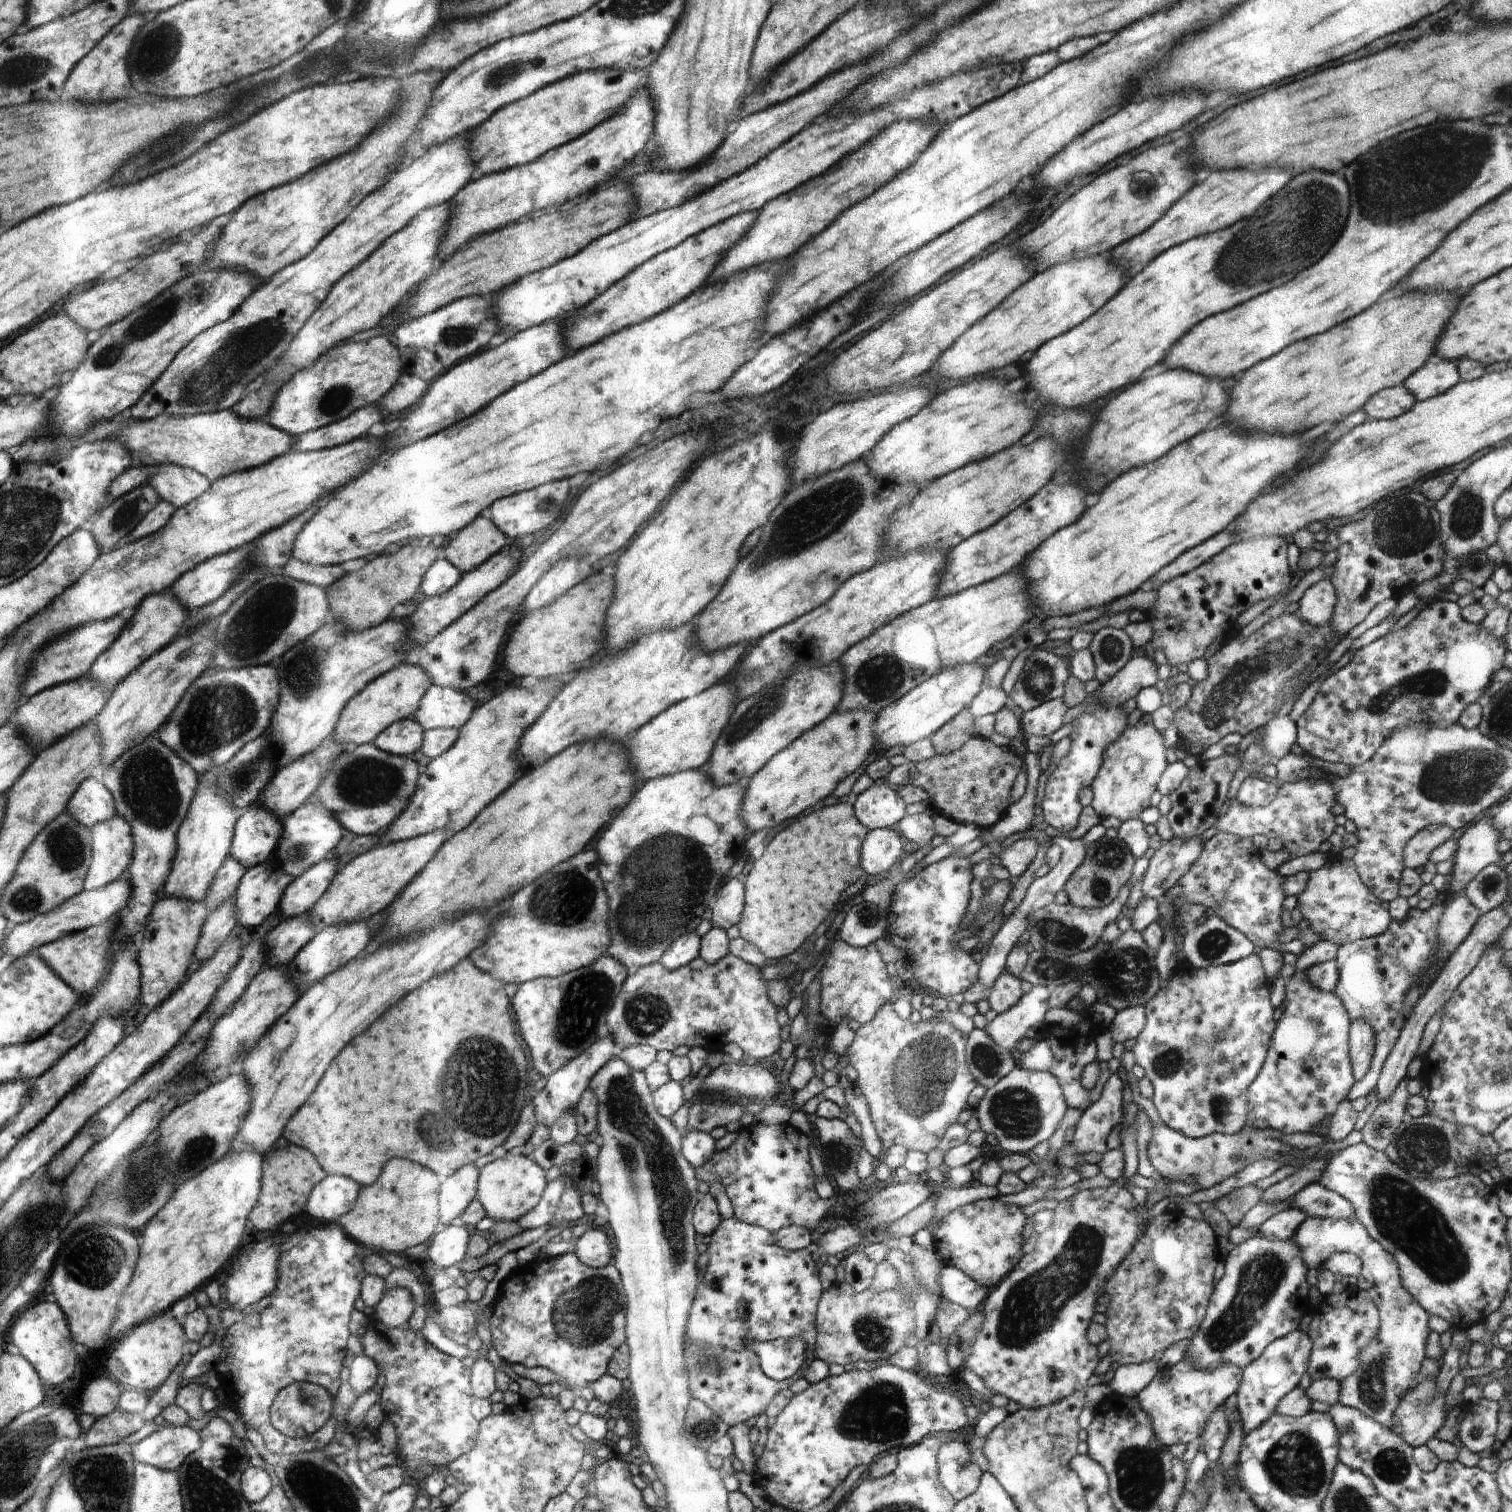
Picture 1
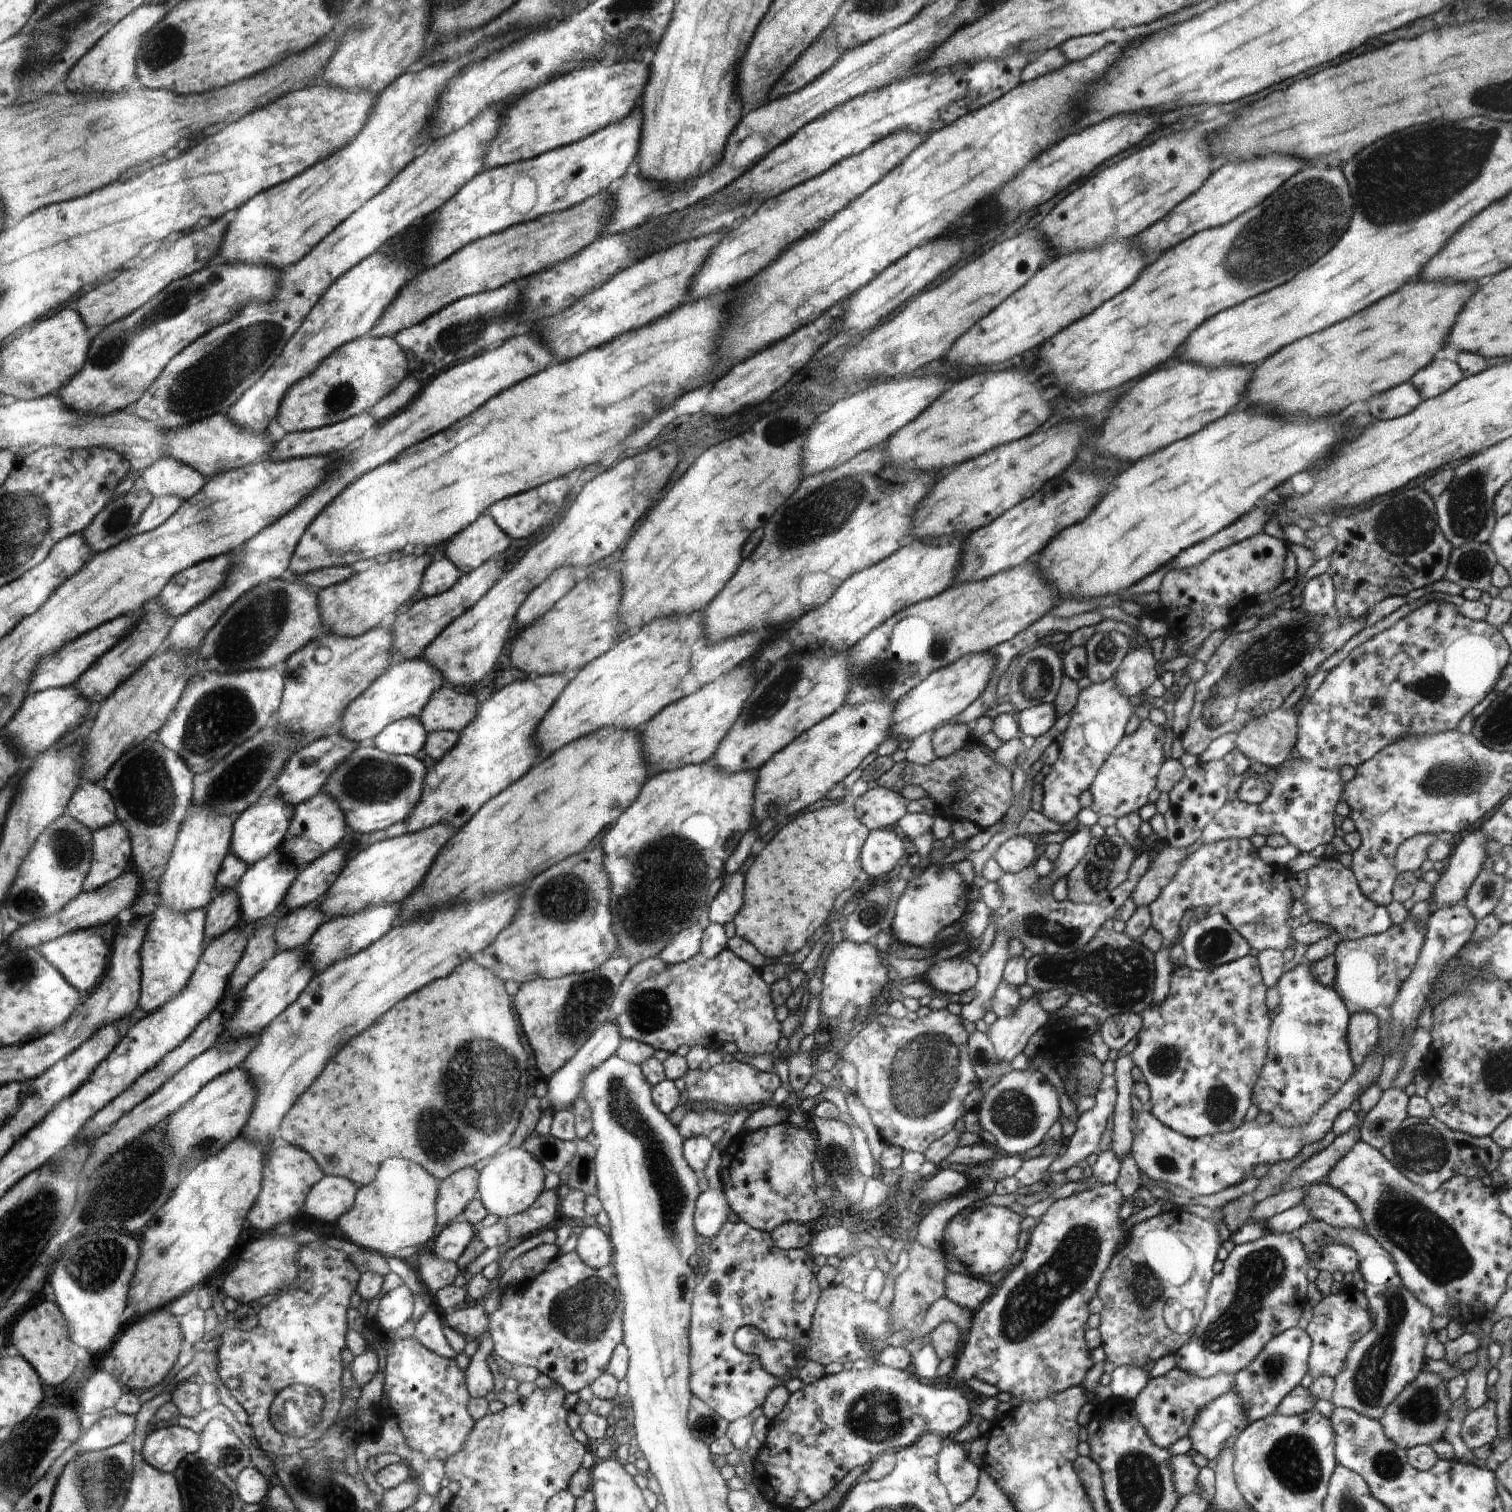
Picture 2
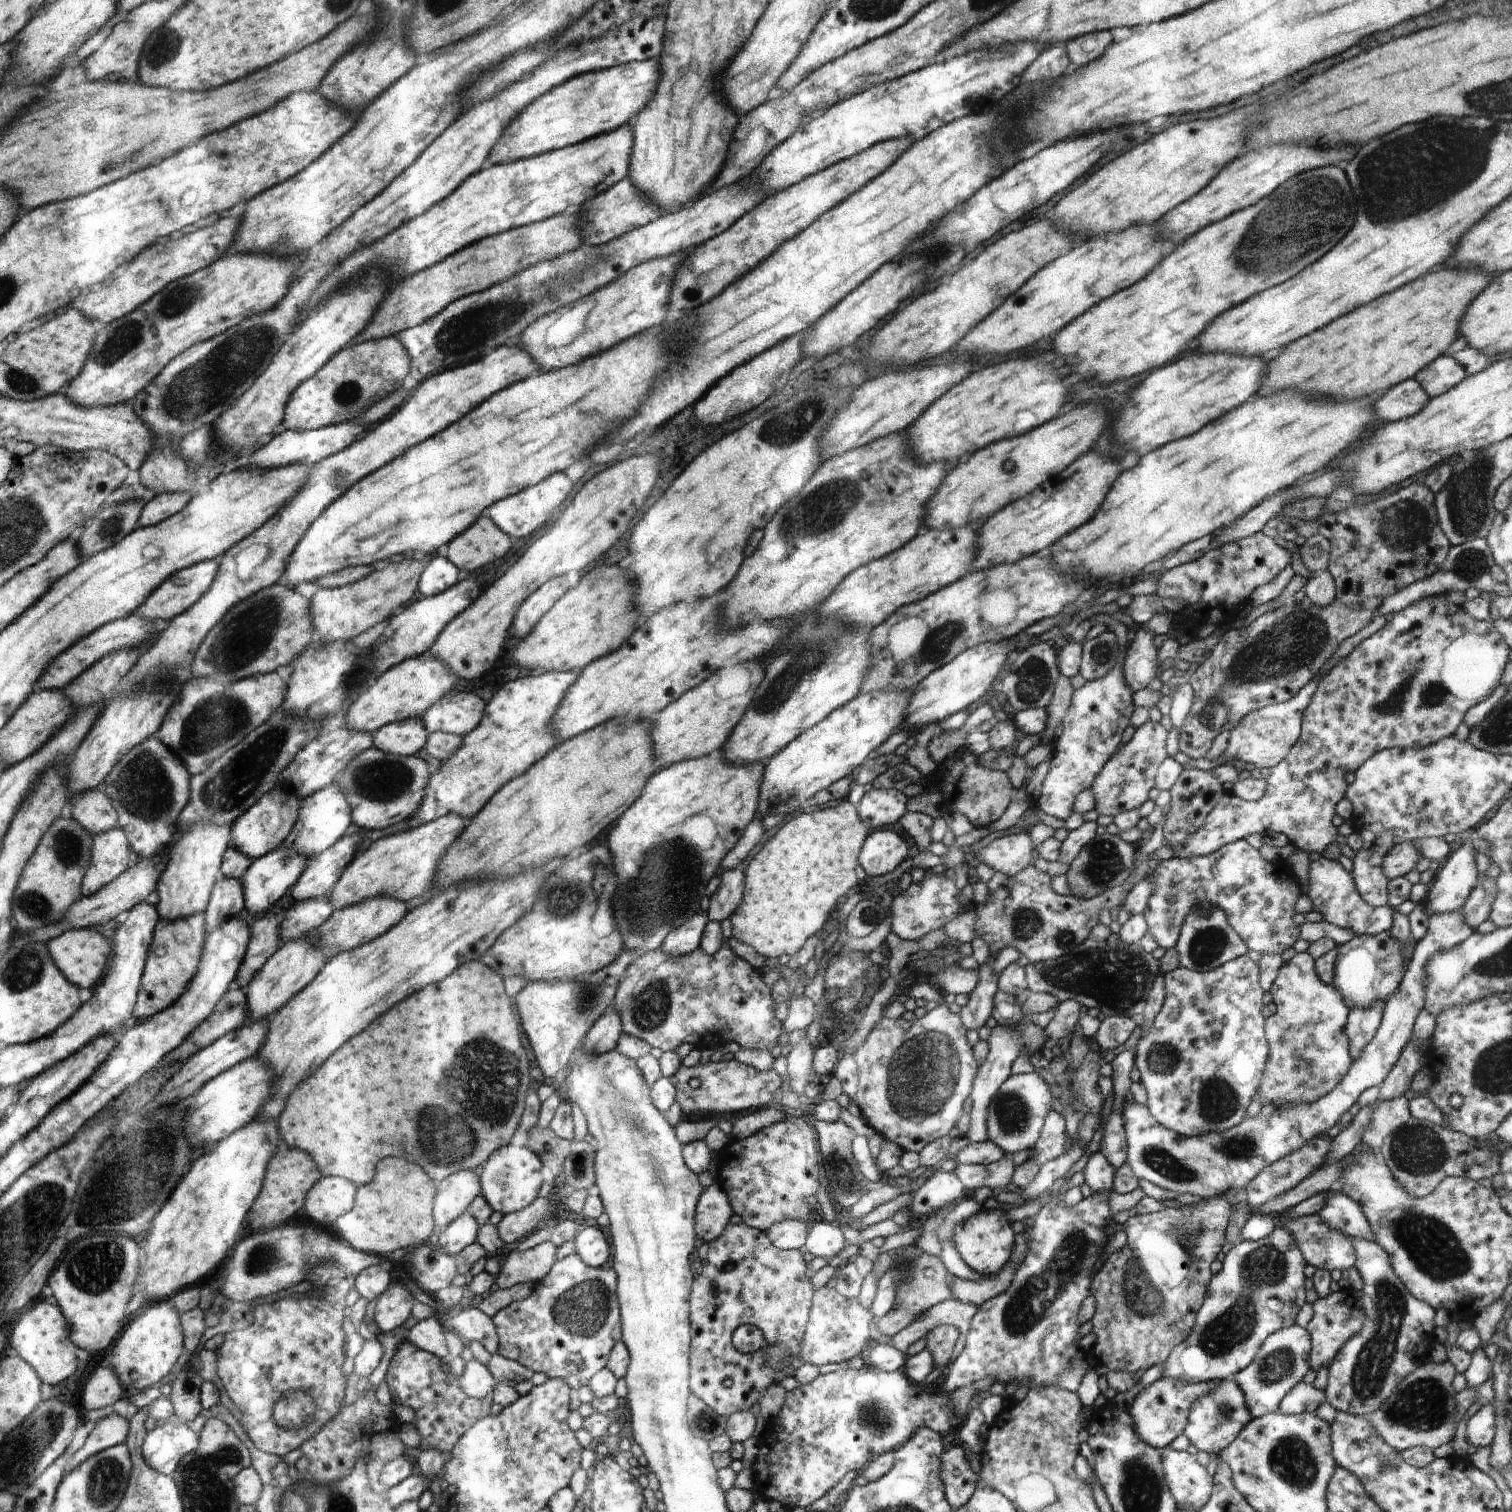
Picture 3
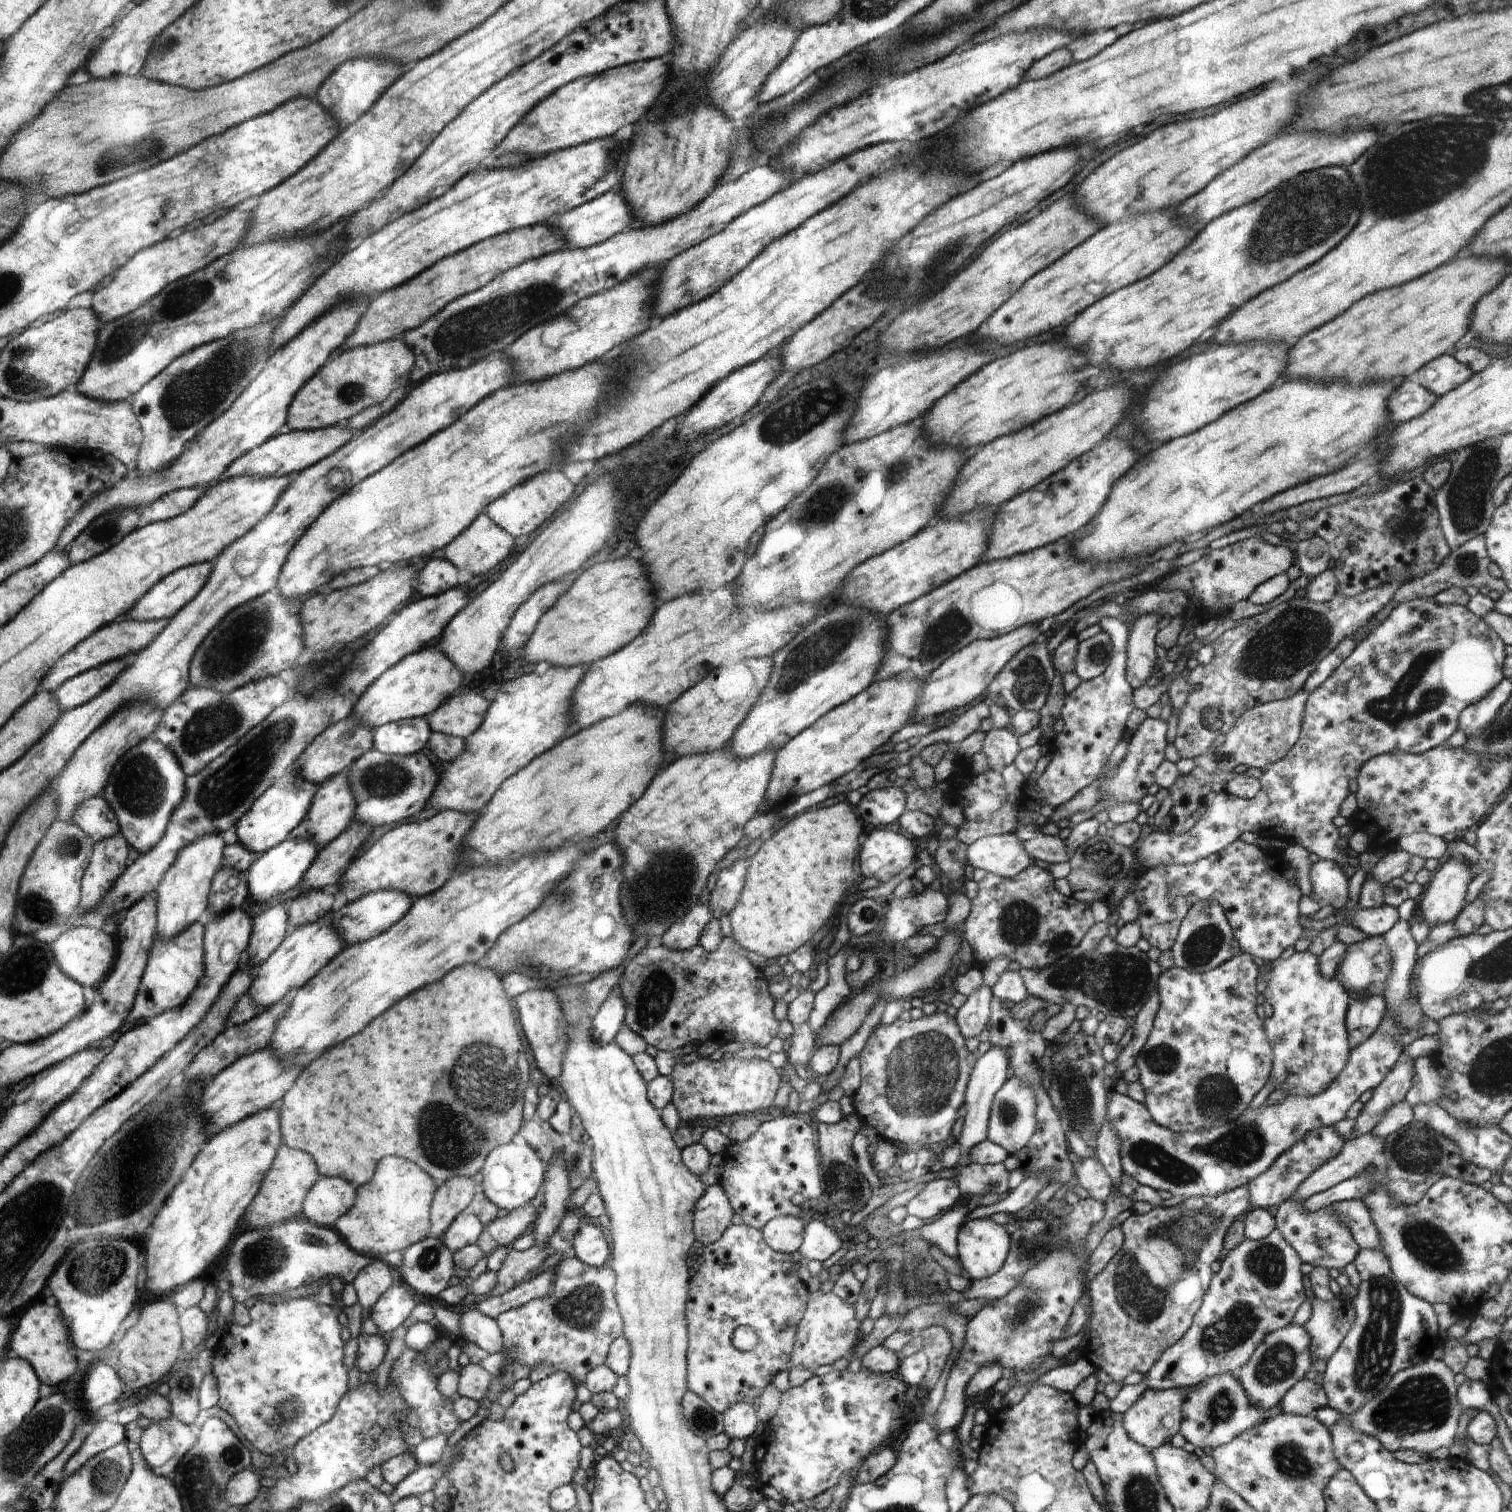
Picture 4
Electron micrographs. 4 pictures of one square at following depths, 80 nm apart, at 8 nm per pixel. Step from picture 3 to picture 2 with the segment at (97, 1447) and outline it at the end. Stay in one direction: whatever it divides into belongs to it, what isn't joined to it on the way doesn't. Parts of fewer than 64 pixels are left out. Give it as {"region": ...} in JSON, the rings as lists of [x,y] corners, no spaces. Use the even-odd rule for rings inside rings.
{"region":[[[118,1414],[102,1418],[82,1440],[82,1448],[84,1452],[96,1452],[122,1444],[134,1434],[134,1430],[136,1430],[136,1416]]]}

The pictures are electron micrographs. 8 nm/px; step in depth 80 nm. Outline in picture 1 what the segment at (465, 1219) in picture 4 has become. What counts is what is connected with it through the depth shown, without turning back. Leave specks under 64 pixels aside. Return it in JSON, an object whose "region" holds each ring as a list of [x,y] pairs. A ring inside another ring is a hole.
{"region":[[[443,1226],[428,1245],[425,1260],[432,1261],[437,1270],[457,1266],[468,1255],[472,1232],[472,1229],[465,1226]]]}

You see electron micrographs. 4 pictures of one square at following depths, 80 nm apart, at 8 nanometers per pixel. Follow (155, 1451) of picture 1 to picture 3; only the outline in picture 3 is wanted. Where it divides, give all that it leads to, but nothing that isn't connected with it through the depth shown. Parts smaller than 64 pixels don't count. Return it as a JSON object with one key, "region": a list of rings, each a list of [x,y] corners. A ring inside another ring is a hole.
{"region":[[[166,1422],[164,1426],[156,1426],[148,1434],[144,1452],[152,1468],[158,1468],[159,1473],[170,1476],[180,1460],[197,1448],[198,1436],[186,1424]]]}

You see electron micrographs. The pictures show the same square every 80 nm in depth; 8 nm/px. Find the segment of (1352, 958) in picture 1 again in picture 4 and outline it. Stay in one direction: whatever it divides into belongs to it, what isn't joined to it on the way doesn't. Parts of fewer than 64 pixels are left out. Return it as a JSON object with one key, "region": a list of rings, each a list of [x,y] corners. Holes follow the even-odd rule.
{"region":[[[1383,935],[1347,946],[1335,979],[1352,998],[1385,993],[1391,973],[1391,952]]]}

